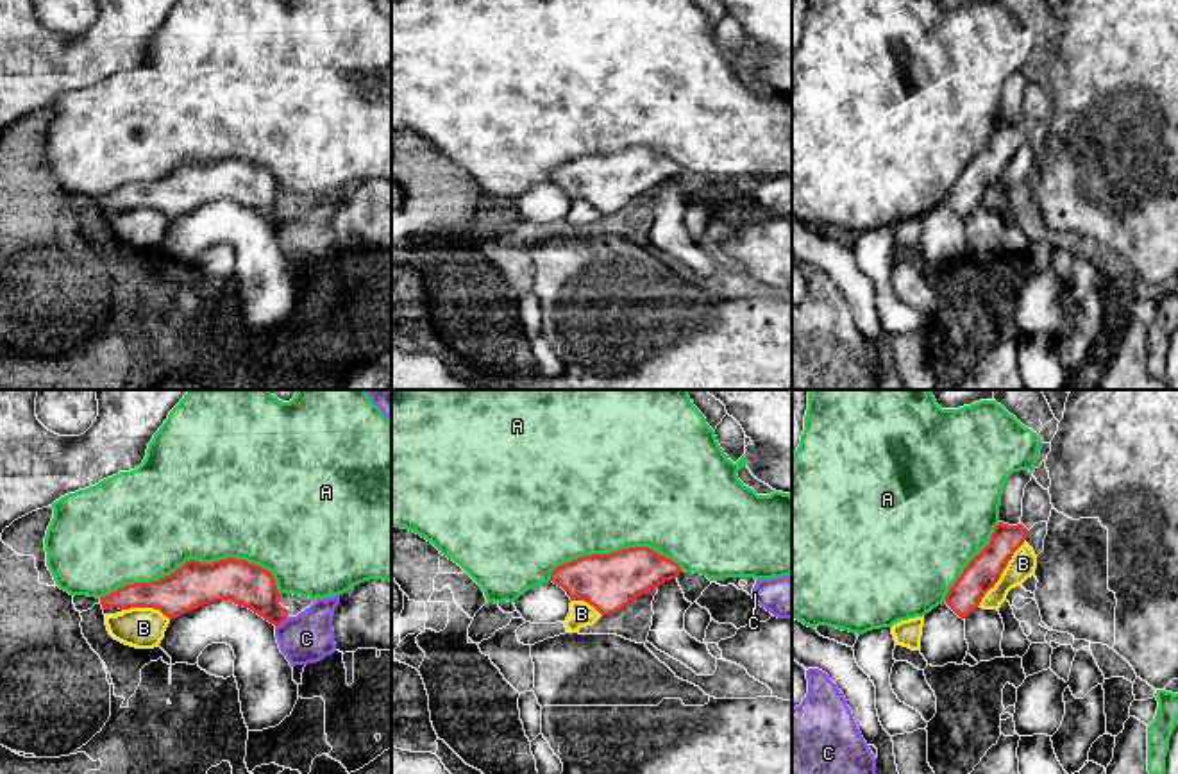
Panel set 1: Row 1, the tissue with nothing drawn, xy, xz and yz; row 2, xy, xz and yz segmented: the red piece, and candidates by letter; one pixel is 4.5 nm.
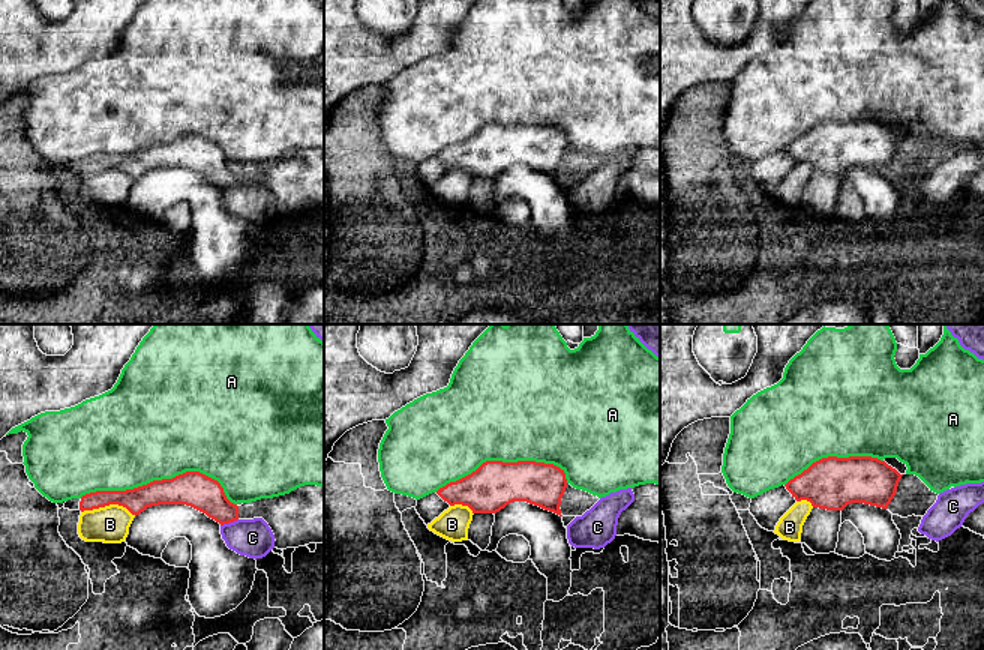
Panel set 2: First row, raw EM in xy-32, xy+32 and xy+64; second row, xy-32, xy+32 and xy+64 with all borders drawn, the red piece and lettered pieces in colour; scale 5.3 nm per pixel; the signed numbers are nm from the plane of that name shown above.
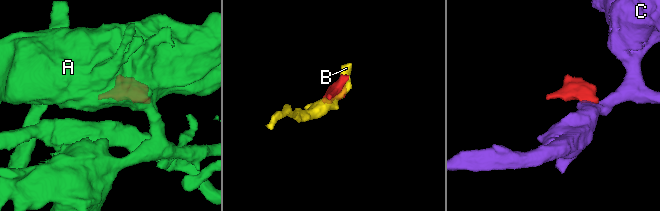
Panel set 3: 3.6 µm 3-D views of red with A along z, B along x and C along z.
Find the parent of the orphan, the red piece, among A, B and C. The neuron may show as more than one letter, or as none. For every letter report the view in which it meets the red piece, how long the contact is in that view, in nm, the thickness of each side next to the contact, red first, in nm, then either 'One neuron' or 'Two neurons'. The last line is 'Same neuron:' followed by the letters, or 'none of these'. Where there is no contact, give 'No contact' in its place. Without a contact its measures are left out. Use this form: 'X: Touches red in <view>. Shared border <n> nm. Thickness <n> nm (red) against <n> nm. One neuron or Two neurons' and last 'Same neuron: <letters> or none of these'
A: Touches red in xy. Shared border 800 nm. Thickness 200 nm (red) against 500 nm. Two neurons
B: Touches red in yz. Shared border 360 nm. Thickness 160 nm (red) against 120 nm. Two neurons
C: Touches red in xy. Shared border 80 nm. Thickness 200 nm (red) against 220 nm. Two neurons
Same neuron: none of these

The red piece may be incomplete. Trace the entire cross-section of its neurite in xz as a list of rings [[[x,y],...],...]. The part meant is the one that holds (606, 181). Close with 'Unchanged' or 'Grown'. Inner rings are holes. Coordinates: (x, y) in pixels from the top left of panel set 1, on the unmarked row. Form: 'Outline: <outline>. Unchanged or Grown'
Outline: [[[649,147],[572,159],[551,172],[570,200],[585,200],[601,215],[620,211],[636,197],[676,179],[681,168]]]. Unchanged

